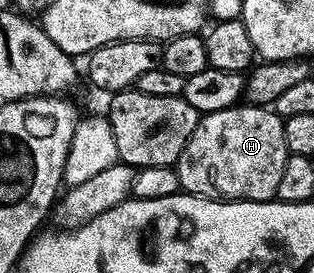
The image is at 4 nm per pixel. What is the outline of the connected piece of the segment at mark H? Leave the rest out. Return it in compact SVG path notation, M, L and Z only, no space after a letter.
M239 103L224 111L216 111L215 113L207 113L199 116L196 131L192 131L192 135L188 139L184 151L178 157L178 164L176 166L178 171L178 183L181 192L192 193L195 197L211 197L214 201L273 201L278 195L280 179L284 172L284 163L286 162L287 156L286 144L284 143L283 118L279 117L278 114L274 112L273 108L249 103Z

